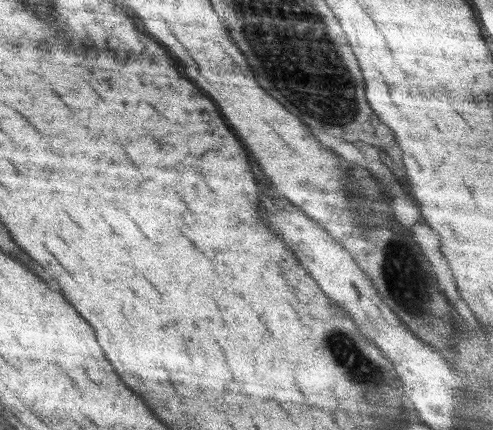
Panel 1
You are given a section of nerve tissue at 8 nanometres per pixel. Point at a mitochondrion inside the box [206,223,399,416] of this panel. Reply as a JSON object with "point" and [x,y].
{"point":[370,378]}

